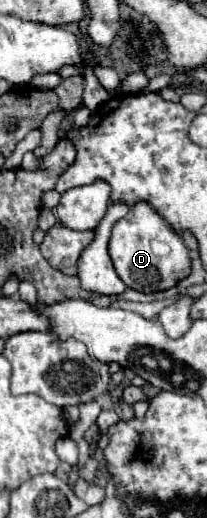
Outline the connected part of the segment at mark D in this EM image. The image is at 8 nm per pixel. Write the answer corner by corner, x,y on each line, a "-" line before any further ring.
146,201
130,207
128,215
114,223
108,251
118,277
136,291
154,293
174,287
190,273
190,255
182,237
172,229
166,219

